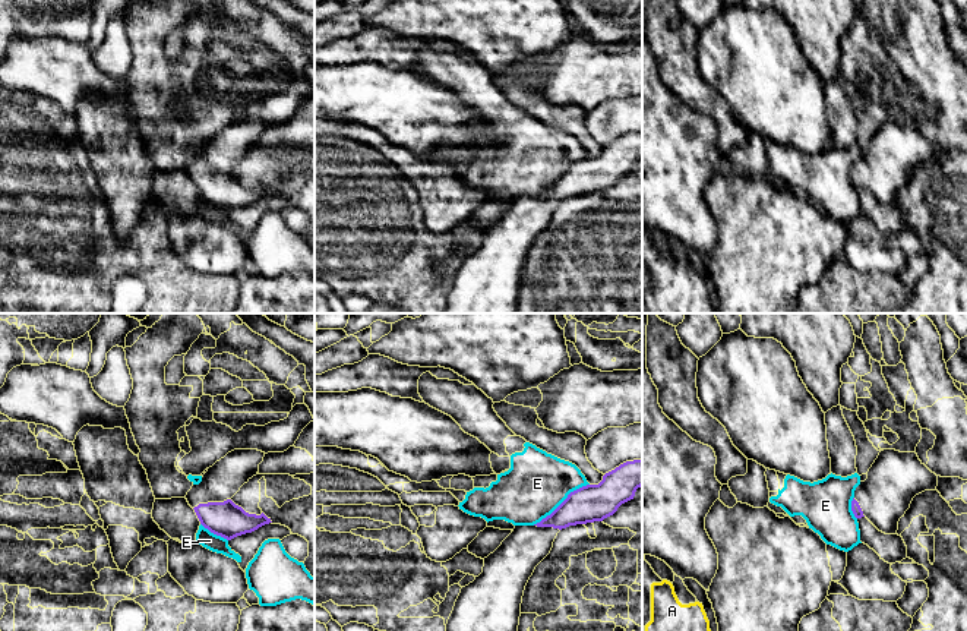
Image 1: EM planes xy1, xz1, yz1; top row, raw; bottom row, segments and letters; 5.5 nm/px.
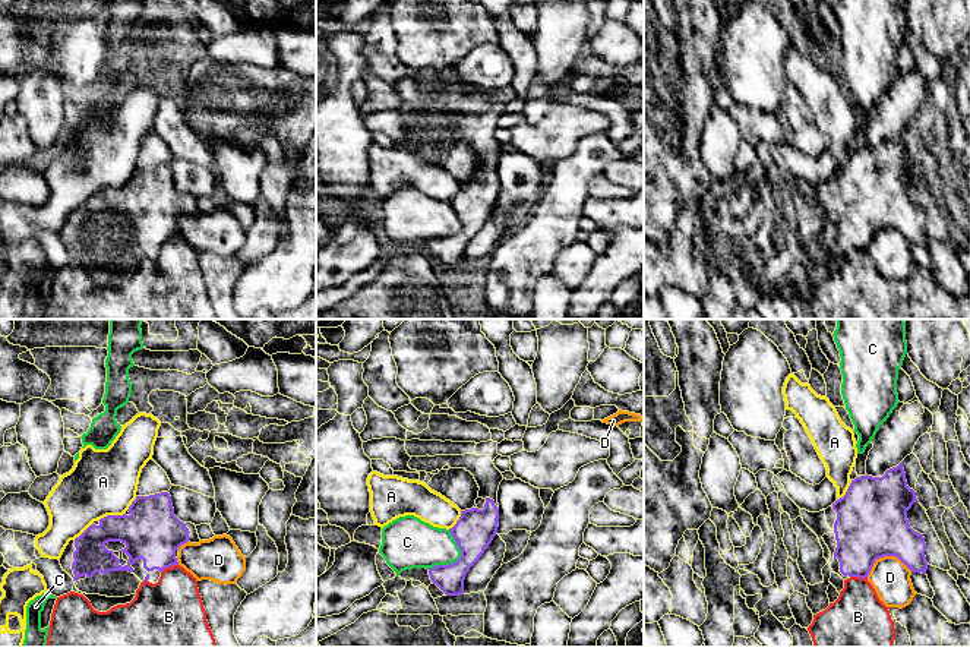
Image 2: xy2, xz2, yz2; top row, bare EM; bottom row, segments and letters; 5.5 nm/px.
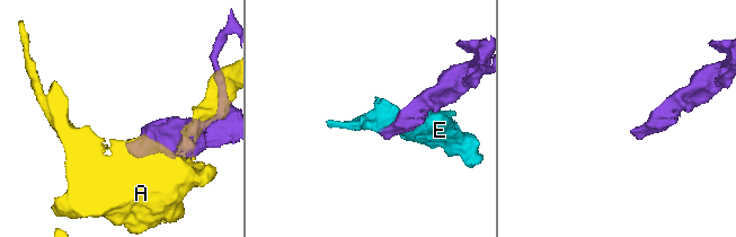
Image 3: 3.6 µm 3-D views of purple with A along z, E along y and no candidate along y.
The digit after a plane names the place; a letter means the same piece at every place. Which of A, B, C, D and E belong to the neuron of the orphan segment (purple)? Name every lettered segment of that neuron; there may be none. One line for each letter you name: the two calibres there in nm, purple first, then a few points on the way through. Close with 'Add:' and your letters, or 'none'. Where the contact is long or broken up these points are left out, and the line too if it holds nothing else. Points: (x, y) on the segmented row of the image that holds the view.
Add: none

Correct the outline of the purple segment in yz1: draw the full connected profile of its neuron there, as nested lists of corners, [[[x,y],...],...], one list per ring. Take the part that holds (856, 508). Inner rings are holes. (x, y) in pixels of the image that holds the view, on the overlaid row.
[[[884,449],[868,471],[868,479],[854,490],[851,511],[866,517],[879,531],[895,534],[898,521],[913,498],[925,490],[936,490],[938,476],[916,452]]]

